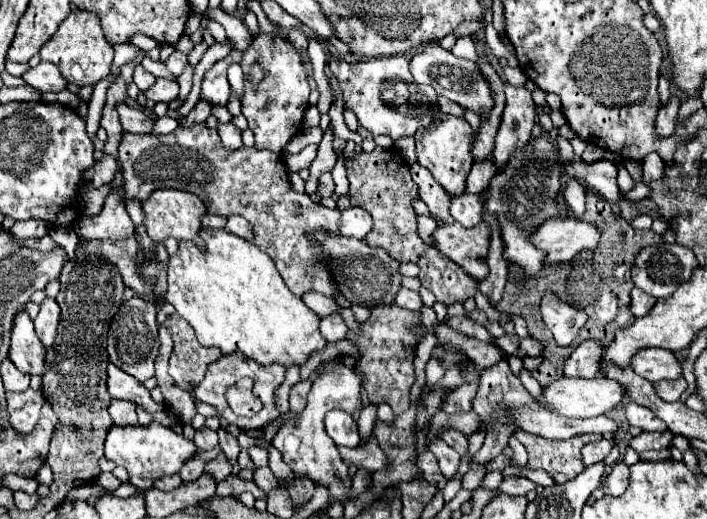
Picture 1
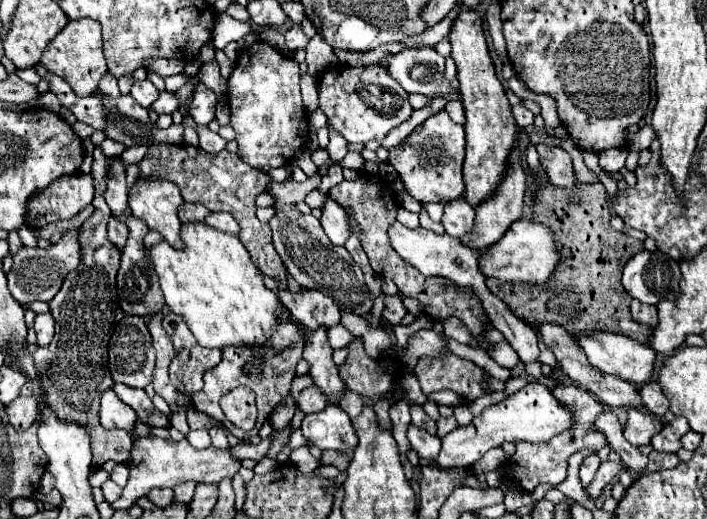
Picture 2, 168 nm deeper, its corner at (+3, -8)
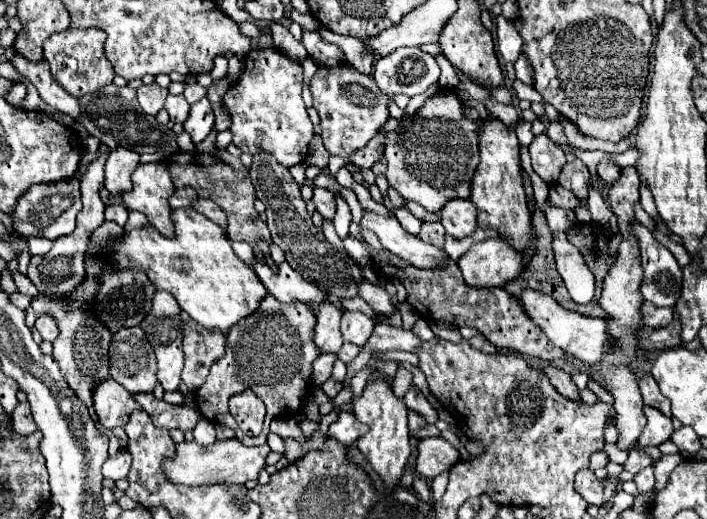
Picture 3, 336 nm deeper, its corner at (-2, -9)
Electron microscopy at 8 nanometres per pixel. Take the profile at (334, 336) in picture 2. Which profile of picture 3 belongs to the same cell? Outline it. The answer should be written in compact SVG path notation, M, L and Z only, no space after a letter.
M344 312L342 314L342 338L344 342L352 342L356 346L364 346L364 342L370 338L374 328L374 320L368 318L362 312Z

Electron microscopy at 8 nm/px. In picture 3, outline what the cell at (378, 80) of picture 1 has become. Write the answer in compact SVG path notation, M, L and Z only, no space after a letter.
M338 64L332 68L320 66L312 78L310 92L314 98L314 108L320 114L322 140L326 150L344 158L346 162L356 148L364 148L378 134L390 116L388 104L392 98L388 98L388 94L376 86L372 74L362 74L350 64Z

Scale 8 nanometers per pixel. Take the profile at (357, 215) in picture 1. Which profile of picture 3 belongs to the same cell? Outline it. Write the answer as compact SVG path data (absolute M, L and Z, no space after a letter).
M314 188L314 196L312 196L316 210L326 218L326 220L334 220L336 214L336 196L330 190L324 188Z

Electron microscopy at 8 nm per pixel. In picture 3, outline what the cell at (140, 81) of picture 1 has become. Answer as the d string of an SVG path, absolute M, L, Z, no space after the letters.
M156 82L150 84L150 86L142 84L136 92L138 92L138 102L140 102L142 110L146 114L150 114L150 116L158 114L158 110L164 106L164 100L168 96L168 90L162 88L162 86L158 86Z

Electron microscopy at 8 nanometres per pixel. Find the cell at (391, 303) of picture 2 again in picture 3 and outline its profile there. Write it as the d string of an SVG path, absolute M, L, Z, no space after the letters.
M366 280L360 282L360 296L362 296L362 298L364 298L364 300L366 300L378 314L392 316L394 310L396 310L396 306L392 304L390 294L388 294L384 288L374 286L374 284L366 282Z

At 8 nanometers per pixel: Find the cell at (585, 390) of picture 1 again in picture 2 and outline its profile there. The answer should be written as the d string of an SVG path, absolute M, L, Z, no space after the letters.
M529 383L521 391L509 395L505 401L487 407L479 417L473 419L469 427L457 427L441 439L441 451L433 459L435 465L441 469L449 467L471 467L479 461L489 449L501 447L505 441L529 441L529 443L543 443L551 439L555 433L569 429L573 421L573 413L563 409L559 401L555 401L551 389L541 383Z

